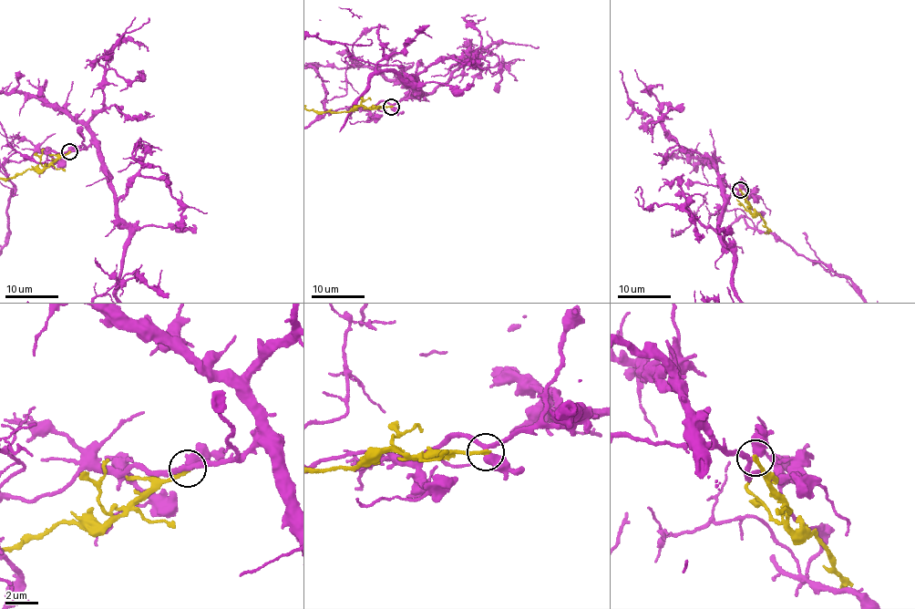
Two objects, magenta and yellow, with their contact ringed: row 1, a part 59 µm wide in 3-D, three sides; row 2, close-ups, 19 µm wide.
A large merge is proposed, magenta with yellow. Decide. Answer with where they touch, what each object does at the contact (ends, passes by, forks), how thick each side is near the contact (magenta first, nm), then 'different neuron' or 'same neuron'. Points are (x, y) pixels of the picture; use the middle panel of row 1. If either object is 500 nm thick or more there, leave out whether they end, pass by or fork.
(391, 107) | magenta forks | yellow ends | 360/240 nm | different neuron

